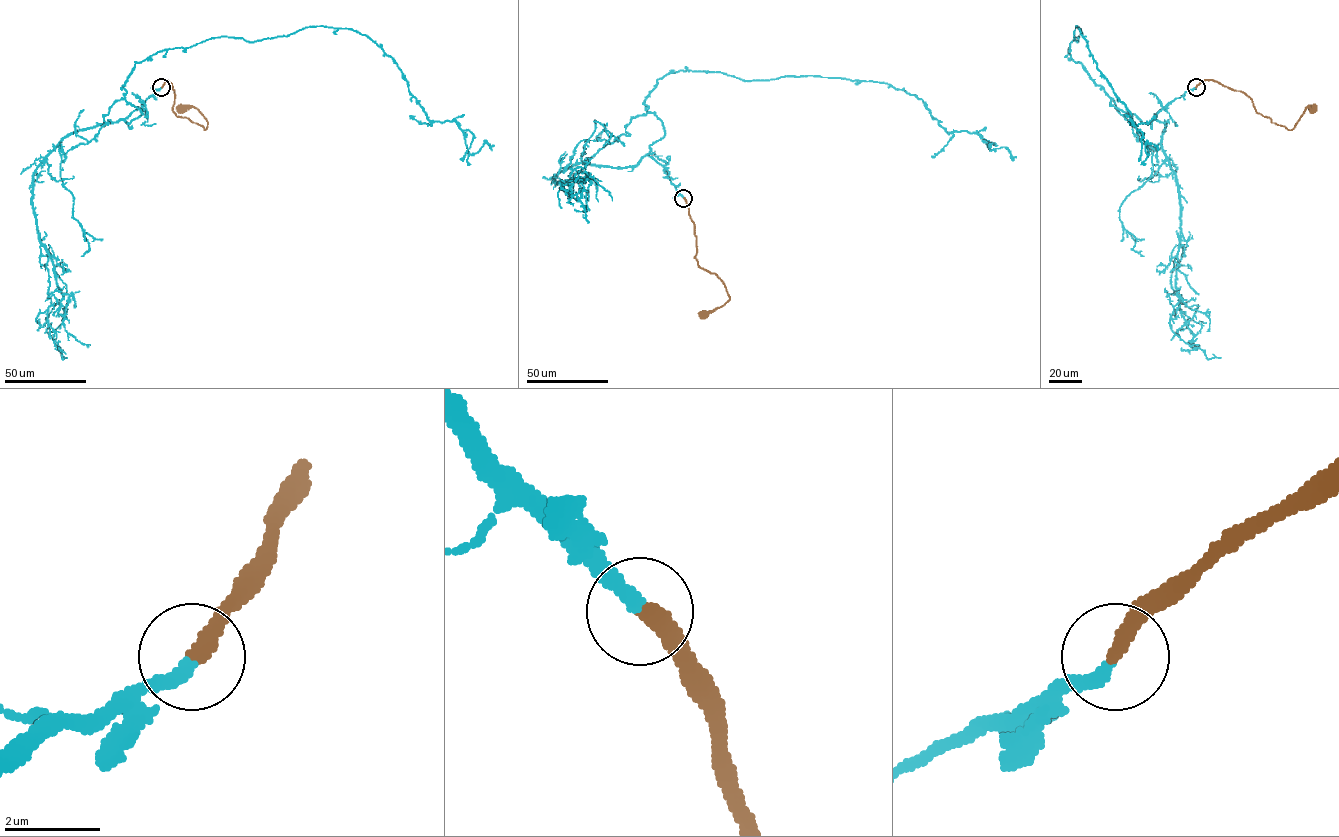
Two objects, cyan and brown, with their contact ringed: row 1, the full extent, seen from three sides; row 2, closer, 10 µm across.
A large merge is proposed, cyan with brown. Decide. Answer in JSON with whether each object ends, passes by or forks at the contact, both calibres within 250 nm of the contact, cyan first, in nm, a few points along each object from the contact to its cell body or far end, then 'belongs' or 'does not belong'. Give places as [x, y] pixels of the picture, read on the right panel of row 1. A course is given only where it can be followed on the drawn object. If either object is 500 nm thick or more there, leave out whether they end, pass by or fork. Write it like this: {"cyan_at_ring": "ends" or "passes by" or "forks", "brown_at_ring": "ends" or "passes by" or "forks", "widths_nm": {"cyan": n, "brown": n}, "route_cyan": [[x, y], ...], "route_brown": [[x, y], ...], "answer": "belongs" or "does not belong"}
{"cyan_at_ring": "ends", "brown_at_ring": "ends", "widths_nm": {"cyan": 280, "brown": 300}, "route_cyan": [[1196, 87], [1143, 123], [1112, 106], [1072, 59], [1075, 27], [1131, 114], [1146, 152], [1146, 142], [1157, 150]], "route_brown": [[1196, 87], [1205, 80], [1213, 80], [1241, 91], [1251, 99], [1258, 113], [1289, 130], [1307, 107], [1312, 109]], "answer": "belongs"}

